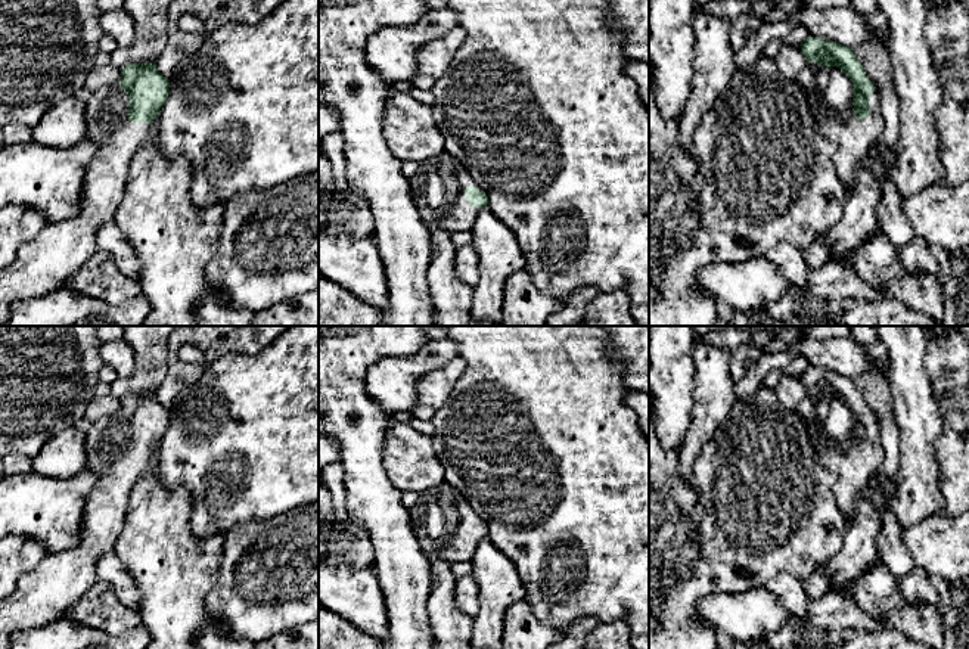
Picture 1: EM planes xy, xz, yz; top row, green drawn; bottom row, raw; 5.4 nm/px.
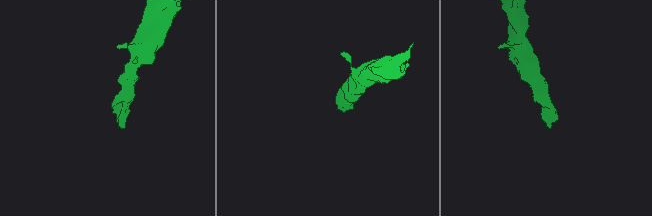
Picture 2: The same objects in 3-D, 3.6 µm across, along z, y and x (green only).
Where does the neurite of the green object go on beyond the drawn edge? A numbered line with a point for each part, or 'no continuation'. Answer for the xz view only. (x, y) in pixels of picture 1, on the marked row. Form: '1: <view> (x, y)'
1: xz (438, 185)

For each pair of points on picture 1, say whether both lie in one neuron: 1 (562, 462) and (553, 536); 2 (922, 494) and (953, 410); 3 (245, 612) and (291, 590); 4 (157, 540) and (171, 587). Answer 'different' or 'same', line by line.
1: same
2: different
3: same
4: same

